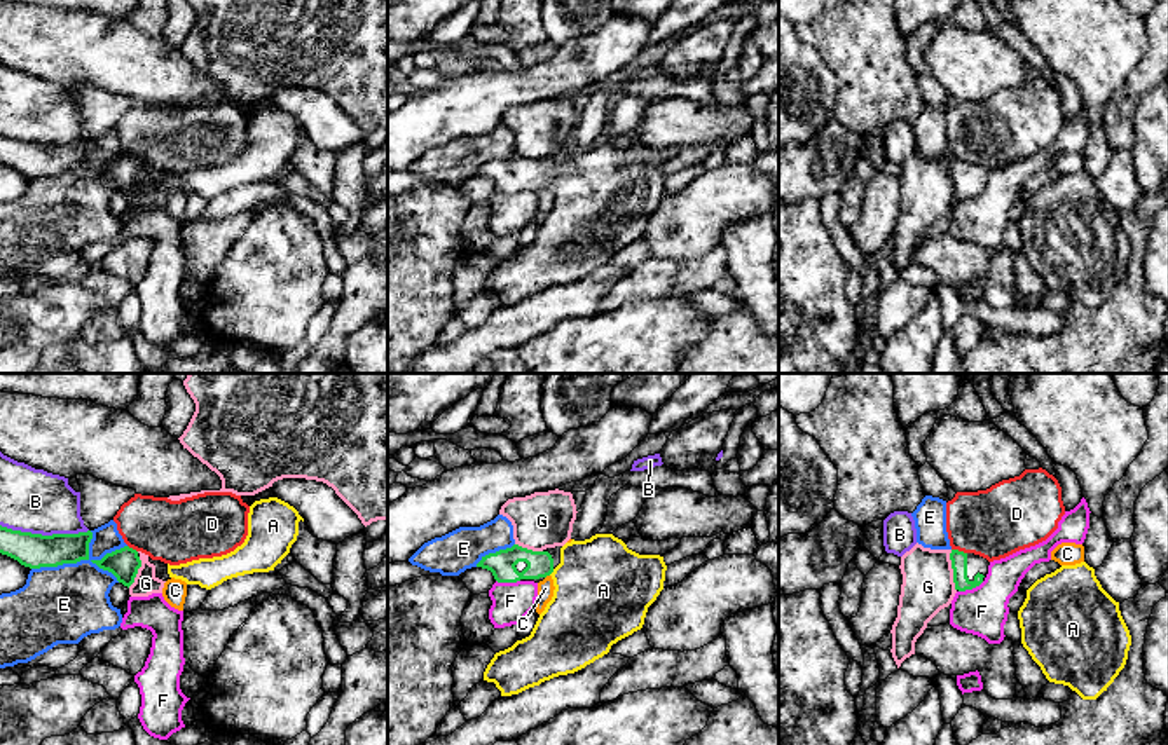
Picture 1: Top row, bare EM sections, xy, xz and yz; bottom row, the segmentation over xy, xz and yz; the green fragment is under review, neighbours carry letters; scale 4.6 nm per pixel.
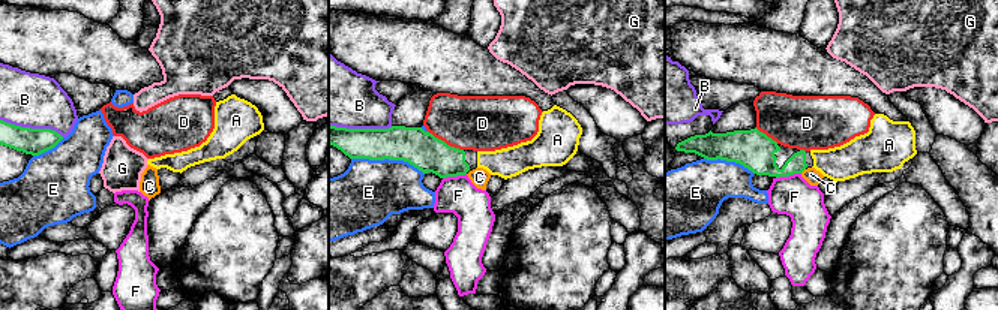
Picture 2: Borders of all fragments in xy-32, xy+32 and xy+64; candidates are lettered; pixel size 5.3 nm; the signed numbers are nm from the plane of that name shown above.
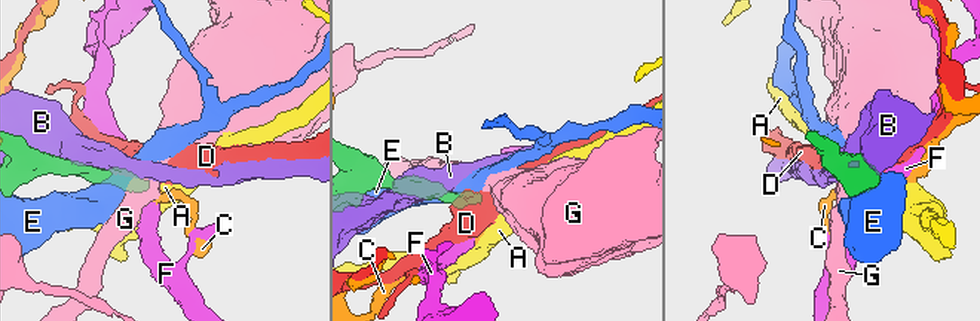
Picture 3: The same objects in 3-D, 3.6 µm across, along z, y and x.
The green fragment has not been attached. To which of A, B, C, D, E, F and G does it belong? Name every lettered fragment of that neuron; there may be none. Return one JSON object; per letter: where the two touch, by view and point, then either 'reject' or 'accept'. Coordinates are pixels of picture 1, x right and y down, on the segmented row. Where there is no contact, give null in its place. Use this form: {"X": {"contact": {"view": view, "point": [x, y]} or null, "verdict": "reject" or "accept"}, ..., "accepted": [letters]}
{"A": {"contact": {"view": "xz", "point": [550, 573]}, "verdict": "accept"}, "B": {"contact": {"view": "xy", "point": [44, 536]}, "verdict": "reject"}, "C": {"contact": {"view": "xz", "point": [547, 574]}, "verdict": "reject"}, "D": {"contact": {"view": "yz", "point": [957, 550]}, "verdict": "reject"}, "E": {"contact": {"view": "xy", "point": [79, 560]}, "verdict": "reject"}, "F": {"contact": {"view": "yz", "point": [971, 588]}, "verdict": "reject"}, "G": {"contact": {"view": "yz", "point": [954, 571]}, "verdict": "reject"}, "accepted": ["A"]}

